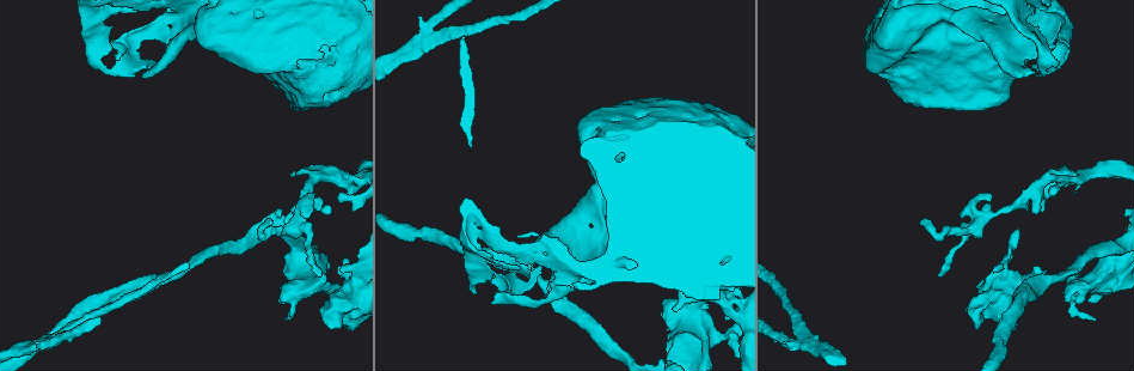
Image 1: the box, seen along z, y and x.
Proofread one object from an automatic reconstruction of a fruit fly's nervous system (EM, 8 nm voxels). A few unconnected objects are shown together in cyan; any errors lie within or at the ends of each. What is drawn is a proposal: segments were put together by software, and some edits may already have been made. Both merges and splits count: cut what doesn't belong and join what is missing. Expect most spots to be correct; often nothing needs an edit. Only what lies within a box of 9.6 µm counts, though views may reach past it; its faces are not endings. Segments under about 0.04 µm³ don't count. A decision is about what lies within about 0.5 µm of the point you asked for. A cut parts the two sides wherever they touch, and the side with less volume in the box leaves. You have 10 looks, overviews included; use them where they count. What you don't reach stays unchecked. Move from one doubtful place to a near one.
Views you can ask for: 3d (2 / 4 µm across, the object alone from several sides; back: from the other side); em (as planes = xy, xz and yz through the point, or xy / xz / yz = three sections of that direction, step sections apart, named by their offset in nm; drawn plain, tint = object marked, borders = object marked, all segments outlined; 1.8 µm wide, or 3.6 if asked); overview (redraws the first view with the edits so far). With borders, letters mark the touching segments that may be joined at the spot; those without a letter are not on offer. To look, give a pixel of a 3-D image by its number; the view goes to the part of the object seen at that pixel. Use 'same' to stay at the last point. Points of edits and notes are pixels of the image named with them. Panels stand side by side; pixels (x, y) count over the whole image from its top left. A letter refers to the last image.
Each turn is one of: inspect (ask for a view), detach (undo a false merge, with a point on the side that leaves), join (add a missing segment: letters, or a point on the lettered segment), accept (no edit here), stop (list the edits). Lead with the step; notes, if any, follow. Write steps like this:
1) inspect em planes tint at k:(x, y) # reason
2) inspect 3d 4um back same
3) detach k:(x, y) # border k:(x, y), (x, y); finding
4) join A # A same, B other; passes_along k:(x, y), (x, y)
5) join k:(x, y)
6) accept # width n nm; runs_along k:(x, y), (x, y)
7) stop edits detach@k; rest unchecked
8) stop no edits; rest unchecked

inspect 3d 2um at 1:(920, 224) # free end

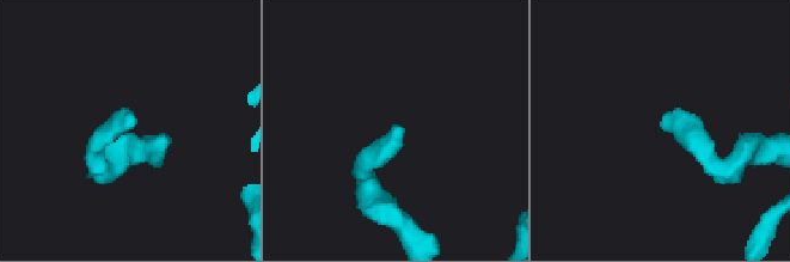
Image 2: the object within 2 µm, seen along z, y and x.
inspect em yz step 16 tint at 2:(133, 124) # shape alone is not enough

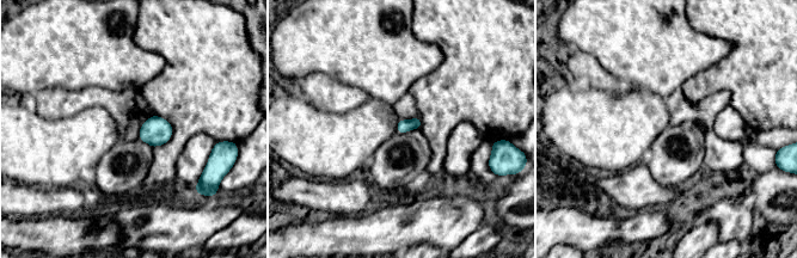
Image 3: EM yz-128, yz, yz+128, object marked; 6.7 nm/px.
inspect em xy step 4 borders same

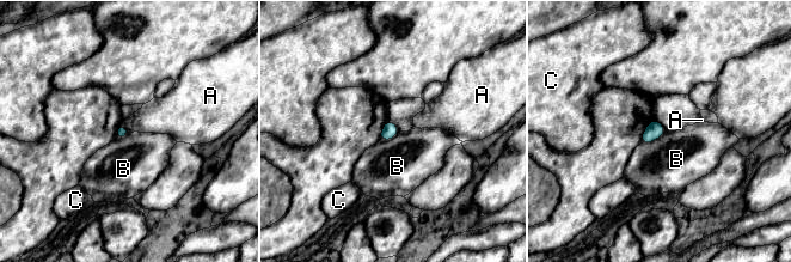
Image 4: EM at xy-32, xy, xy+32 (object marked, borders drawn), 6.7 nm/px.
accept # A other, B other, C other; border 4:(666, 132), (656, 139), (642, 144); none of them fits

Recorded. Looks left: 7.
inspect 3d 4um back at 1:(702, 337) # sudden change in width

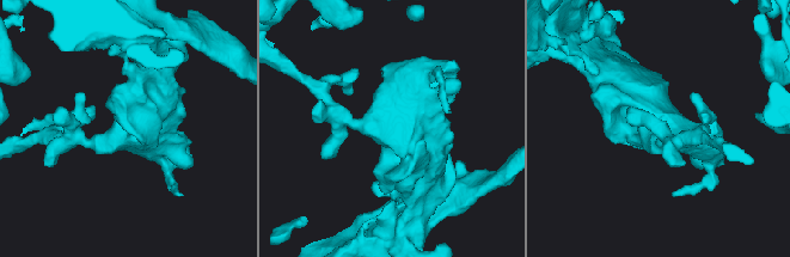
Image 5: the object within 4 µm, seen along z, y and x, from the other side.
inspect em xy step 8 tint at 5:(400, 124) # shape alone is not enough

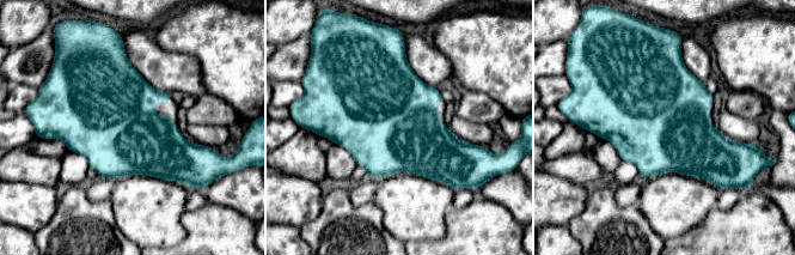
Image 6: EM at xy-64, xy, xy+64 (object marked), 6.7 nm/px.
inspect em planes borders same

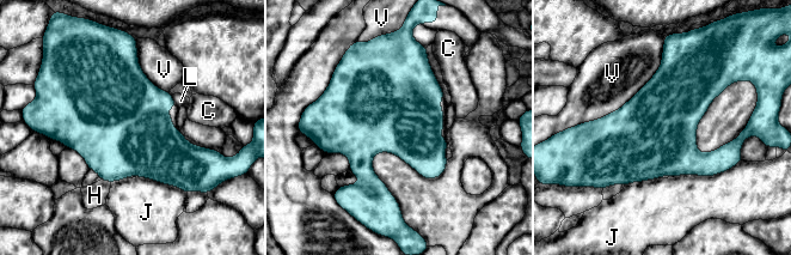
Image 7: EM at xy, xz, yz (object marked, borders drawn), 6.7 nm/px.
accept # width 550 nm; C other, H other, J other, L other, V other; border 7:(664, 46), (627, 101), (584, 122); one neuron here

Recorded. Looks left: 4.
inspect 3d 4um at 1:(294, 174) # branch stops here

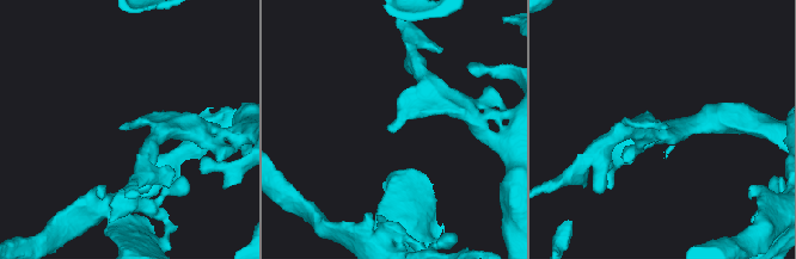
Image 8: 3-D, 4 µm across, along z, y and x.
inspect em xz step 8 borders at 8:(390, 129)

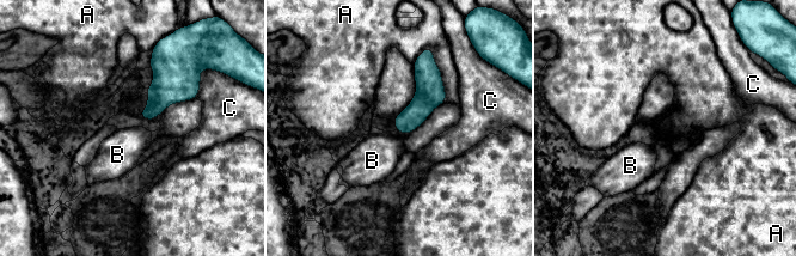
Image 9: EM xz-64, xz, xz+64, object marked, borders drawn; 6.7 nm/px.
inspect em planes borders same

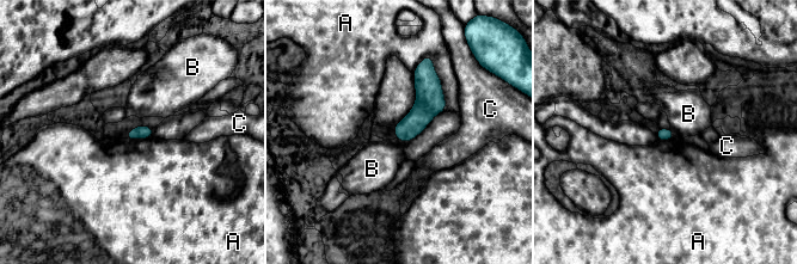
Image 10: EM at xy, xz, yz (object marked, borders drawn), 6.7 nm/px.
accept # A other, B other, C other; no lettered segment goes on from it

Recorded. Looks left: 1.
stop no edits; rest unchecked

